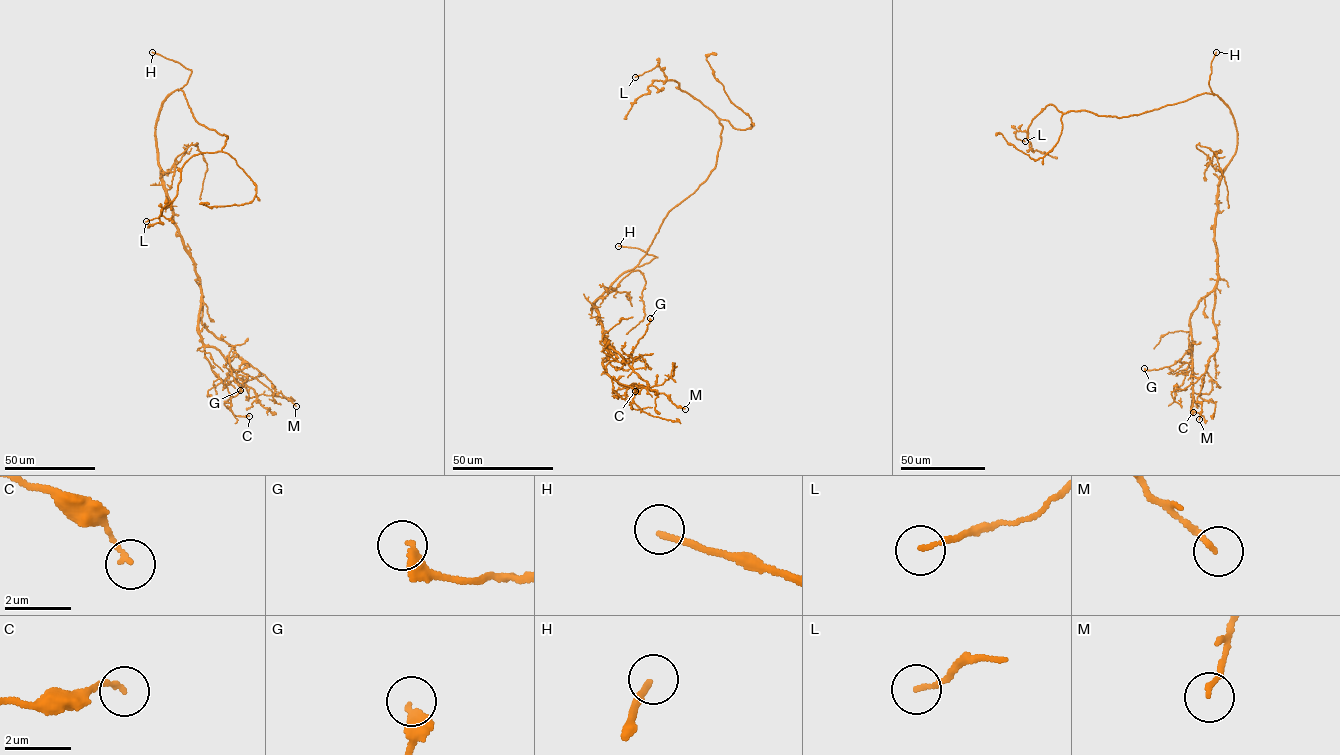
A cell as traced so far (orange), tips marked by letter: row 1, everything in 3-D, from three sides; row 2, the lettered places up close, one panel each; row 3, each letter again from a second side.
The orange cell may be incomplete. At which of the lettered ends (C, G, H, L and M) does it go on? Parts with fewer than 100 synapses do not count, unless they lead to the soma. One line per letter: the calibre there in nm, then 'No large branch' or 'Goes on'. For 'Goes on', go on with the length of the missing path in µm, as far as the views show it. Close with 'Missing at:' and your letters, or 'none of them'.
C: Thickness 140 nm. No large branch
G: Thickness 280 nm. No large branch
H: Thickness 170 nm. Goes on. Missing length about 25 µm
L: Thickness 150 nm. No large branch
M: Thickness 140 nm. No large branch
Missing at: H

